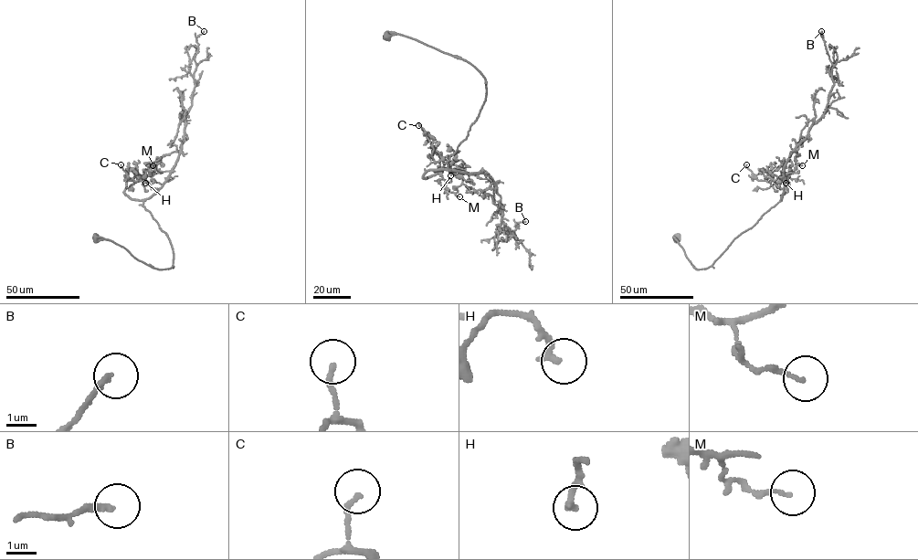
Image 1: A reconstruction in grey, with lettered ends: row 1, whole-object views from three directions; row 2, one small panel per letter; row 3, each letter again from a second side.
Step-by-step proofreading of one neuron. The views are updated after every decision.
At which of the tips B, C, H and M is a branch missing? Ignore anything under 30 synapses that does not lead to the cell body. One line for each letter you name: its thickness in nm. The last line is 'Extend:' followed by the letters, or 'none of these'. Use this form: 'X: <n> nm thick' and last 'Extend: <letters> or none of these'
Extend: none of these

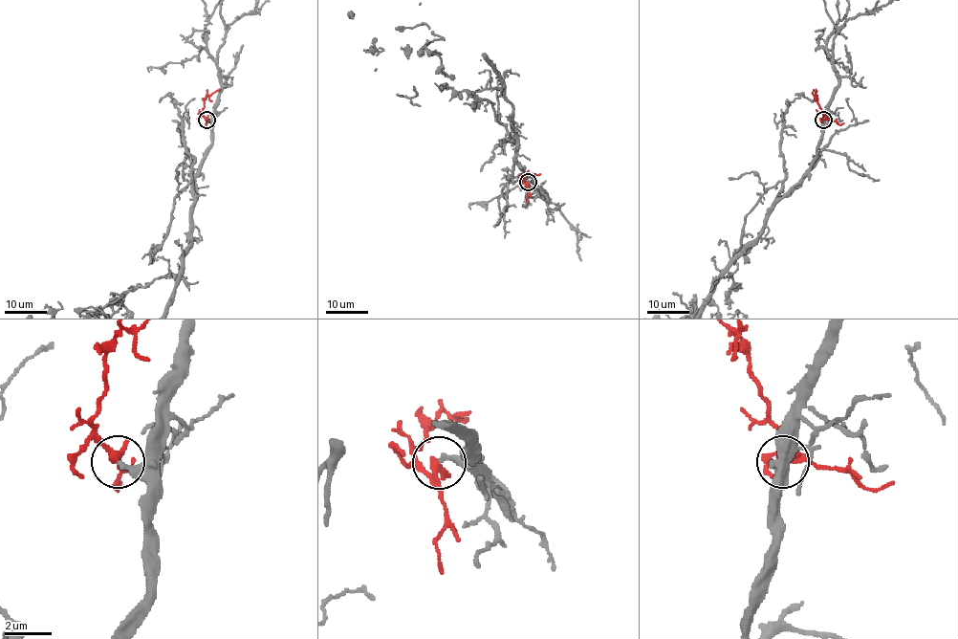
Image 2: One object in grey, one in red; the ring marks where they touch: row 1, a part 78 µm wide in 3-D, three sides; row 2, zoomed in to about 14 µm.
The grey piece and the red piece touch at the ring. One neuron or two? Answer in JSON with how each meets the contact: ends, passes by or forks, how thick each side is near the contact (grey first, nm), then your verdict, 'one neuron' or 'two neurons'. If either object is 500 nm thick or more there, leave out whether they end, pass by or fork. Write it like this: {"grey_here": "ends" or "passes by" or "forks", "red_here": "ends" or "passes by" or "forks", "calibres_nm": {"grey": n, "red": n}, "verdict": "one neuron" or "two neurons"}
{"grey_here": "ends", "red_here": "passes by", "calibres_nm": {"grey": 240, "red": 280}, "verdict": "one neuron"}

